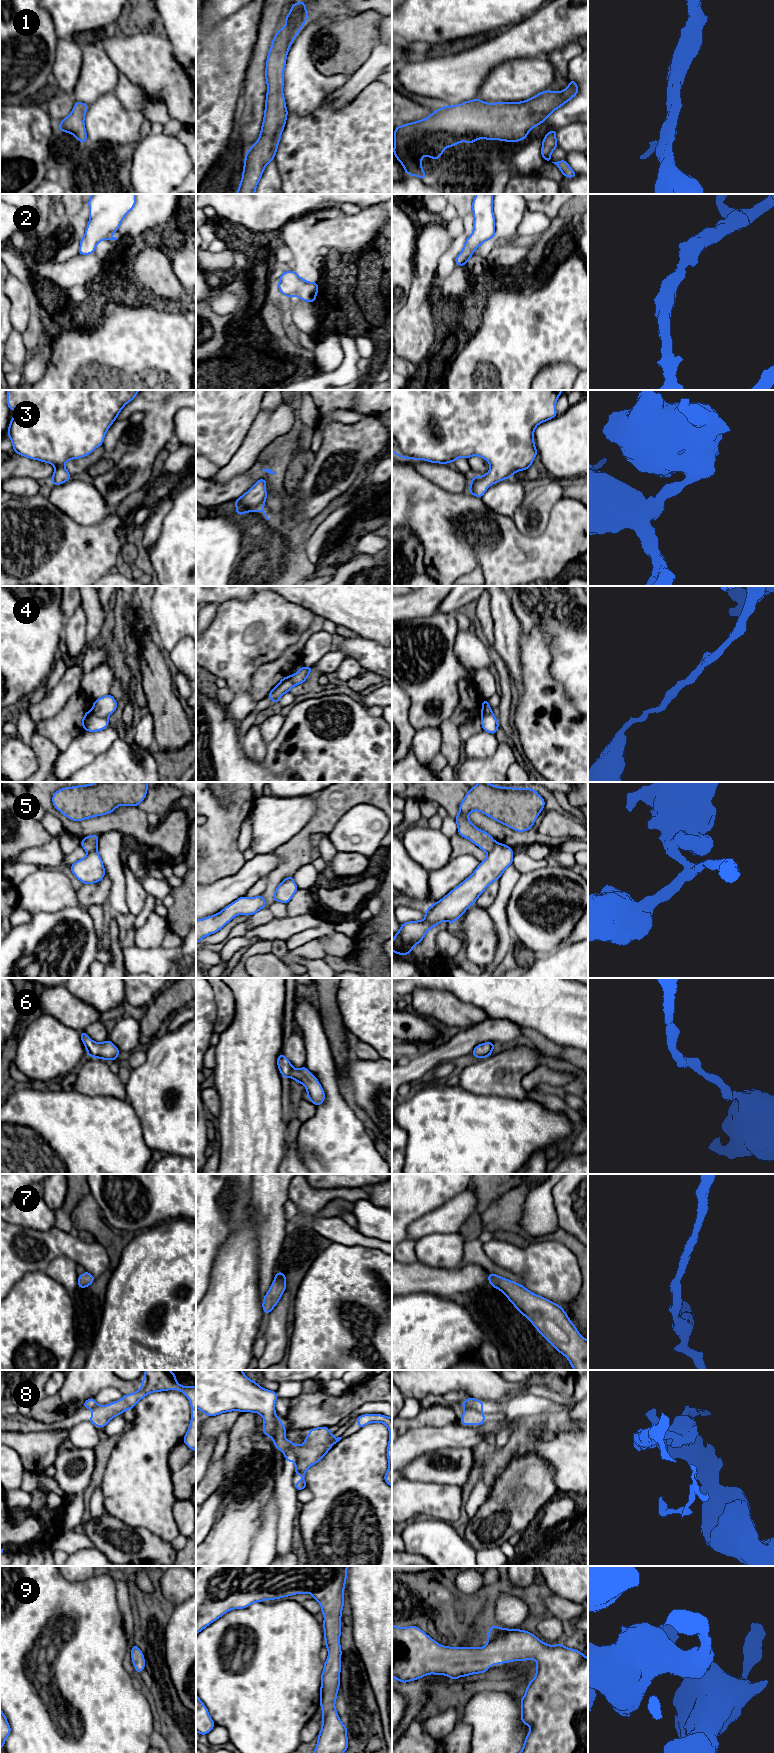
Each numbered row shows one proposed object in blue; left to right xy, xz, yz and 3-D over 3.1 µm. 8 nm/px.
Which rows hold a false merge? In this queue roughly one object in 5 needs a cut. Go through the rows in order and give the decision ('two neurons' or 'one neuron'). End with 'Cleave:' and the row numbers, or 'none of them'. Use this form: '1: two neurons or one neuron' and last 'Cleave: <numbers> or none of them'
1: one neuron
2: one neuron
3: one neuron
4: two neurons
5: two neurons
6: one neuron
7: one neuron
8: two neurons
9: one neuron
Cleave: 4, 5, 8

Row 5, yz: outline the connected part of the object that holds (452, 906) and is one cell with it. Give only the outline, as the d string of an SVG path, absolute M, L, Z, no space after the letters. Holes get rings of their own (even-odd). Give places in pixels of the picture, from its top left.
M494 842L493 849L486 859L479 863L475 871L456 886L441 900L425 909L425 918L408 921L393 934L392 951L396 955L406 955L414 946L421 943L426 933L442 921L451 925L460 918L484 890L494 881L499 880L507 867L513 863L513 849L505 844Z

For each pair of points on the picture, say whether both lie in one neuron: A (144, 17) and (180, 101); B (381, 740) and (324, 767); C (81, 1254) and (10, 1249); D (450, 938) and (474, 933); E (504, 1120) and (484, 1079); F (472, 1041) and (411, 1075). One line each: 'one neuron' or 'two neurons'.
A: two neurons
B: one neuron
C: one neuron
D: two neurons
E: two neurons
F: one neuron

